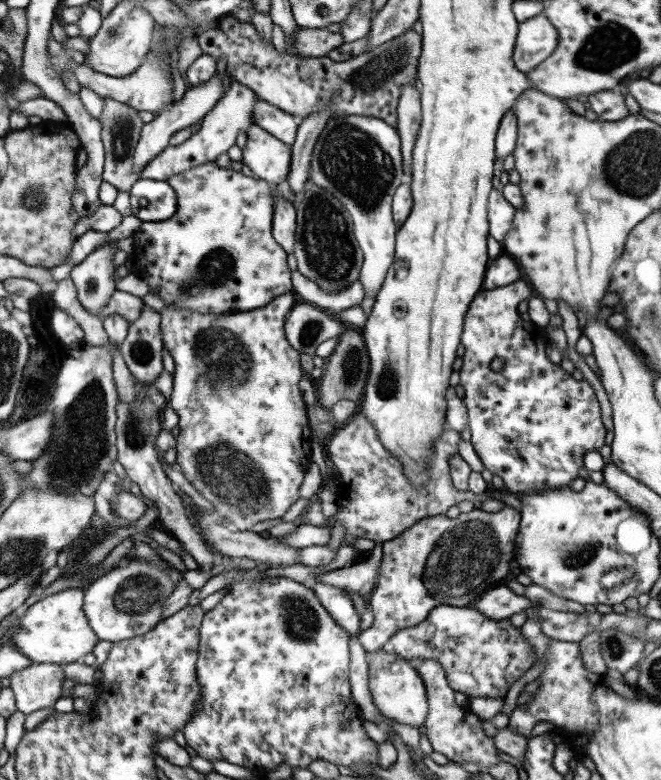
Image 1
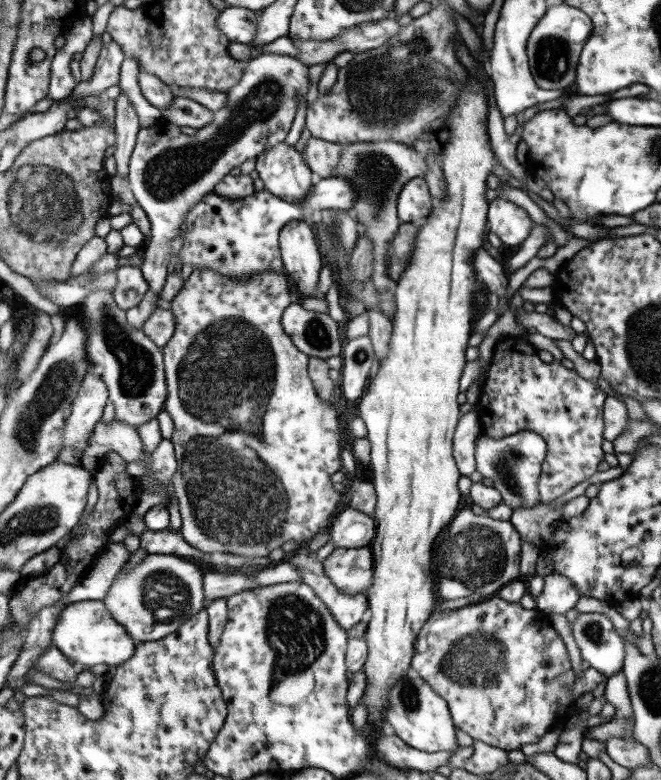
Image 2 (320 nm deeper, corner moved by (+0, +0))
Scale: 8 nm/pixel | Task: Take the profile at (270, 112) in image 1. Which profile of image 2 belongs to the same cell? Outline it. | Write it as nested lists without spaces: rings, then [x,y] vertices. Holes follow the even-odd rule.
[[[311,136],[301,156],[309,167],[312,177],[325,179],[334,170],[334,165],[338,164],[342,148],[343,145],[325,142]]]

